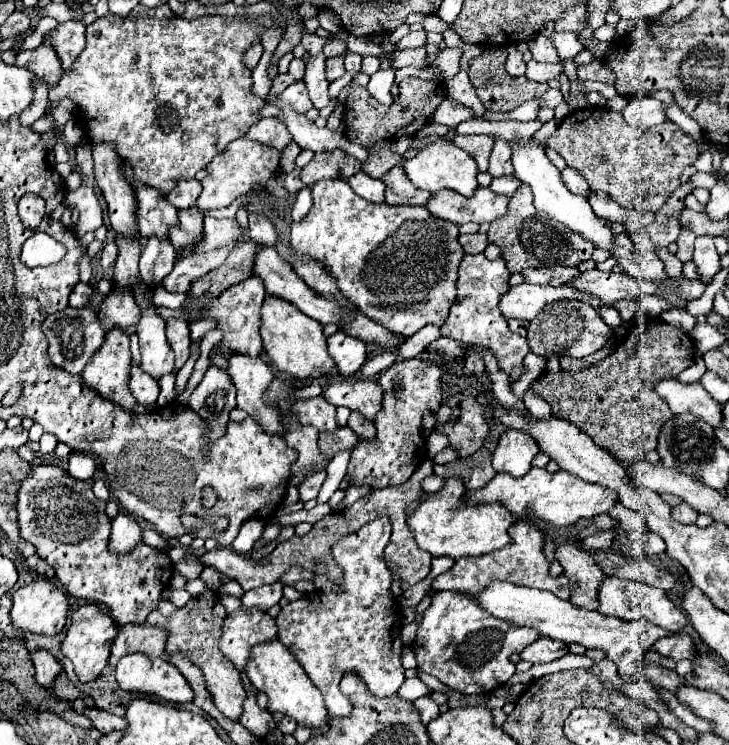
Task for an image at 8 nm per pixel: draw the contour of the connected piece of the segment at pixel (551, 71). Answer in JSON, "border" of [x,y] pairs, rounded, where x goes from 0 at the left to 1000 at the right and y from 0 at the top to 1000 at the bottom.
{"border":[[[727,81],[722,89],[722,105],[733,110],[752,110],[754,105],[765,105],[771,99],[771,86],[743,86]]]}

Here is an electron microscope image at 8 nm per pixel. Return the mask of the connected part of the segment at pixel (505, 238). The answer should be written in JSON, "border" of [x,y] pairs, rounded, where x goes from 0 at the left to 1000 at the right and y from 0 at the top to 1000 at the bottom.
{"border":[[[716,247],[702,260],[694,287],[672,301],[669,322],[686,330],[689,346],[700,365],[713,365],[719,360],[746,357],[746,354],[793,357],[796,352],[809,349],[815,336],[815,330],[807,322],[790,317],[787,311],[779,311],[779,306],[763,301],[763,295],[757,295],[754,290],[743,293],[730,274],[730,255],[724,252],[724,247]]]}

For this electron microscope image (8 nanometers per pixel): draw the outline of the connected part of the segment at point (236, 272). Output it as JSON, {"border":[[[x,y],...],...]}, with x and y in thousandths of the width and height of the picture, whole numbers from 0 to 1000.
{"border":[[[335,325],[313,349],[302,357],[285,365],[283,370],[266,376],[258,387],[261,400],[277,400],[277,397],[294,397],[299,400],[310,387],[318,381],[326,381],[346,370],[346,341],[351,341],[354,328]]]}

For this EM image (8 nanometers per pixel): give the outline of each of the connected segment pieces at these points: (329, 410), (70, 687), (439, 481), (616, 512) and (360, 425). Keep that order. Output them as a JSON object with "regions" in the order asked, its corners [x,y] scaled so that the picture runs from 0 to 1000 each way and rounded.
{"regions":[[[[433,532],[420,540],[403,540],[406,542],[406,556],[412,569],[425,569],[436,580],[458,580],[464,577],[461,566],[461,545],[455,545],[447,534]]],[[[82,902],[82,907],[80,907],[77,915],[74,915],[74,932],[77,932],[82,940],[91,940],[91,942],[102,942],[104,937],[112,934],[112,929],[91,910],[88,902]]],[[[593,636],[579,647],[579,655],[584,662],[597,662],[608,655],[610,643]]],[[[845,674],[842,682],[840,682],[834,690],[837,690],[842,698],[853,701],[850,709],[859,711],[859,714],[870,714],[870,711],[881,711],[881,709],[886,709],[886,698],[883,698],[875,687],[856,682],[850,674]]],[[[483,553],[477,561],[477,574],[483,574],[494,591],[499,593],[513,593],[516,591],[516,574],[508,564],[499,564],[499,558],[494,558],[494,553]]]]}

